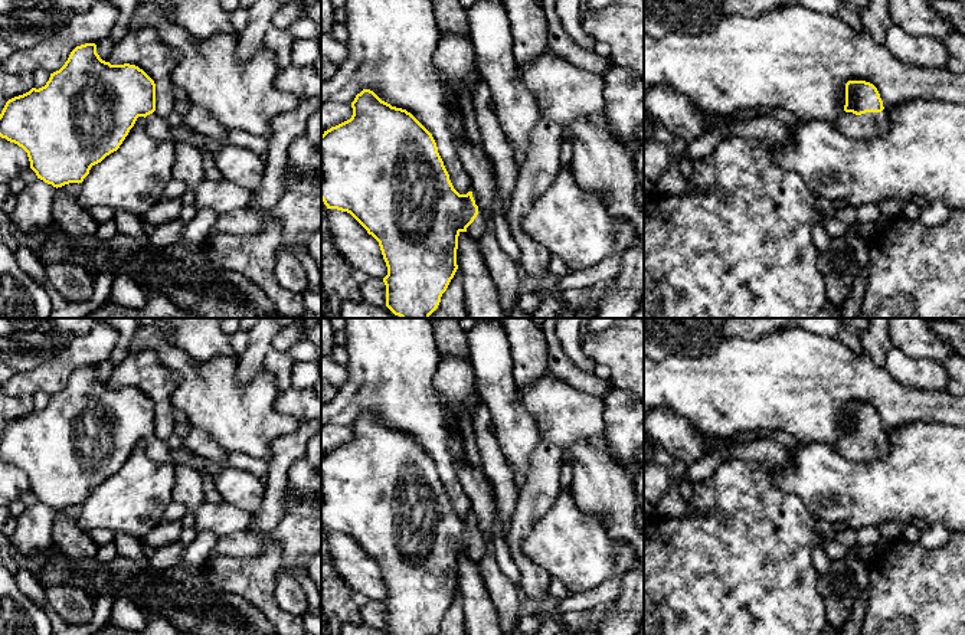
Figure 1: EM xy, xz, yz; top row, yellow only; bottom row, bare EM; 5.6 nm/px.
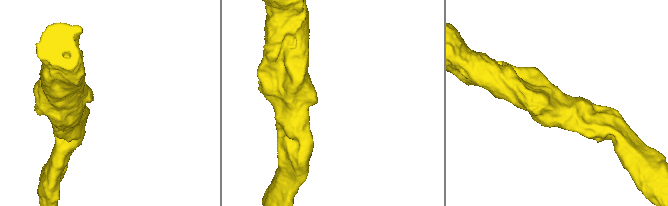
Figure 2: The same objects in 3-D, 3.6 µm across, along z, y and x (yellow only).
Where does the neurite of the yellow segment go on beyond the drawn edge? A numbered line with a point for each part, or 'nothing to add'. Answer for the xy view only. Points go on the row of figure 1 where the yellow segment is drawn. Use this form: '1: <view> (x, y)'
1: xy (159, 128)

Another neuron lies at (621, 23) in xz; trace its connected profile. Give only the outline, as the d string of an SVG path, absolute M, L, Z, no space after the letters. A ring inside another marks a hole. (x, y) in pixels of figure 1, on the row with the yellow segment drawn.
M612 0L601 10L583 10L582 26L611 46L612 66L631 69L644 81L644 0Z

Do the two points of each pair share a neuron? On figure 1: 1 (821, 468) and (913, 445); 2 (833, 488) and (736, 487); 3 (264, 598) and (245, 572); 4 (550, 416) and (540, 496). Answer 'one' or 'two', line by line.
1: one
2: two
3: one
4: two

